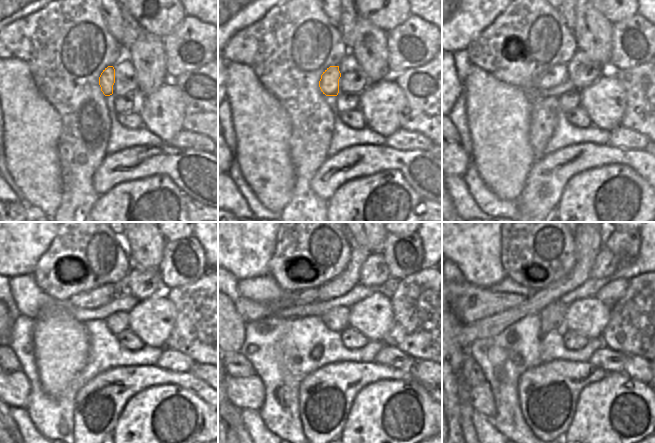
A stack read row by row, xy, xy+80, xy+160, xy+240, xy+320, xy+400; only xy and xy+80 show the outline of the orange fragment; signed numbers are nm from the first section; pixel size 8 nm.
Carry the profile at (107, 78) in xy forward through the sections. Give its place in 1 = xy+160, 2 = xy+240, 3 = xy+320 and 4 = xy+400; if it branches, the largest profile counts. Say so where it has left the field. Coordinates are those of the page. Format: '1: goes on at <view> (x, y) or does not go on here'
1: goes on at xy+160 (556, 75)
2: goes on at xy+240 (101, 296)
3: goes on at xy+320 (251, 311)
4: goes on at xy+400 (469, 303)

